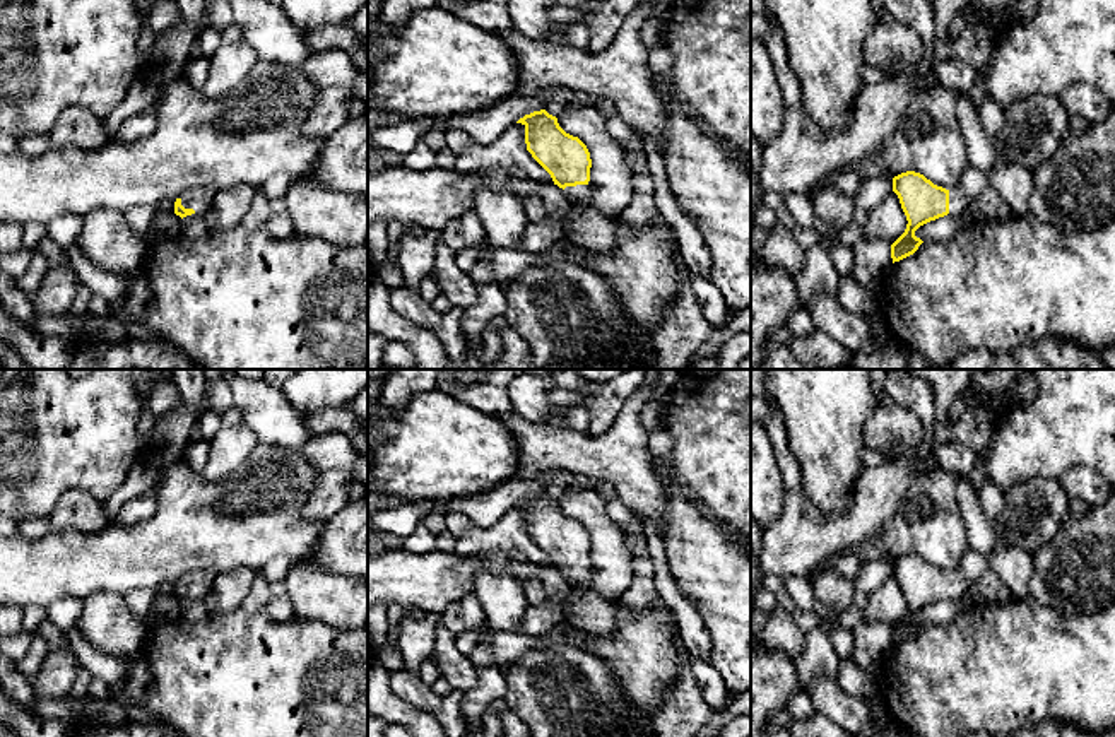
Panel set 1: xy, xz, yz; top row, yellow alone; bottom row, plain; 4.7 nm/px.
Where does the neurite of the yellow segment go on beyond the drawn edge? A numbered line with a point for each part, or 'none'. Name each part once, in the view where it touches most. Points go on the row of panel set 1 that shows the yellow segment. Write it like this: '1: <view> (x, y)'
1: xz (580, 194)

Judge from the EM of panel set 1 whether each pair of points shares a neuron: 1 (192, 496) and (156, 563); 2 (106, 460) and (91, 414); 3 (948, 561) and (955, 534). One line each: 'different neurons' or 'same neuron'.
1: same neuron
2: same neuron
3: same neuron

